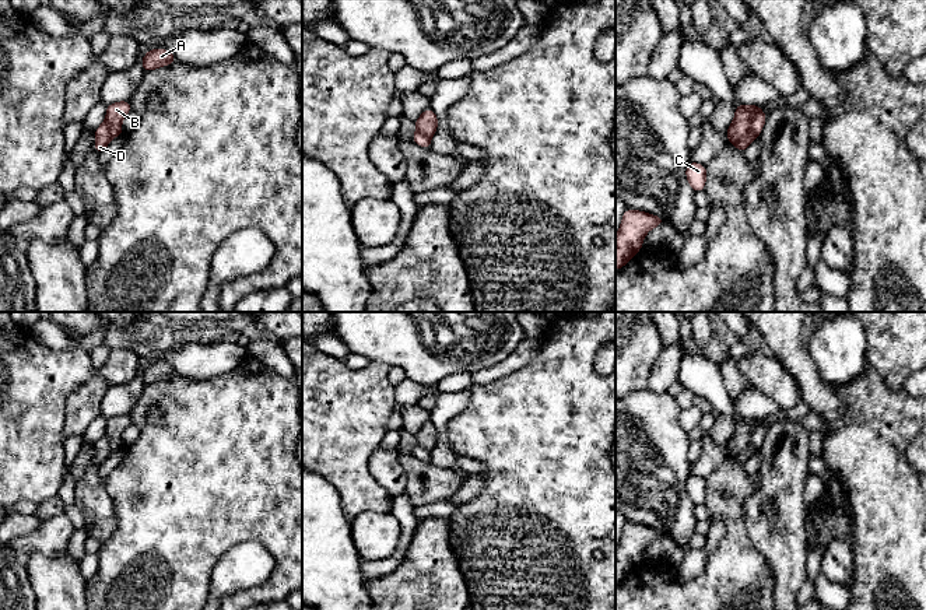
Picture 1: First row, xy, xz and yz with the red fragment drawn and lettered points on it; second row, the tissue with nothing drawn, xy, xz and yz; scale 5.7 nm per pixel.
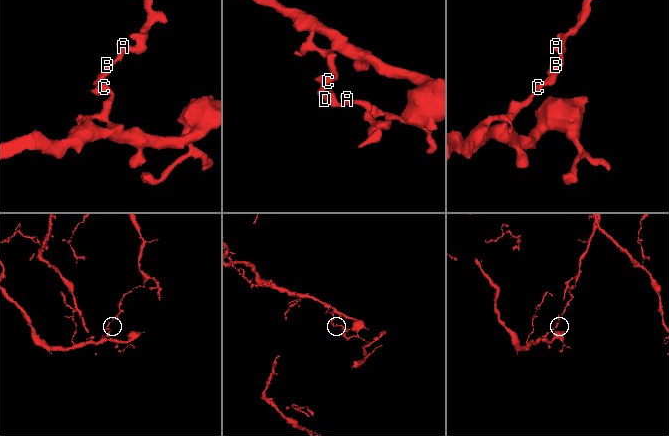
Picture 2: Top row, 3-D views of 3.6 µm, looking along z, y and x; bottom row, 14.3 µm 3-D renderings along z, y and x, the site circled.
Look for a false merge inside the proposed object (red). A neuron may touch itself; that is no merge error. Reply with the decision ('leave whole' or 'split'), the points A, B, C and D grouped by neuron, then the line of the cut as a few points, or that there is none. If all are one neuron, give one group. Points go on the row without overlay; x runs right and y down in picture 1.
split; groups A B / C D; cut yz (760, 424), (750, 444), (743, 451), (729, 454)

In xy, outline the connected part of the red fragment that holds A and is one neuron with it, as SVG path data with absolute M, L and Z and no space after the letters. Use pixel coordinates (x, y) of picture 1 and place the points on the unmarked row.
M152 362L144 368L141 376L145 386L162 379L168 379L176 374L178 372L166 362Z

